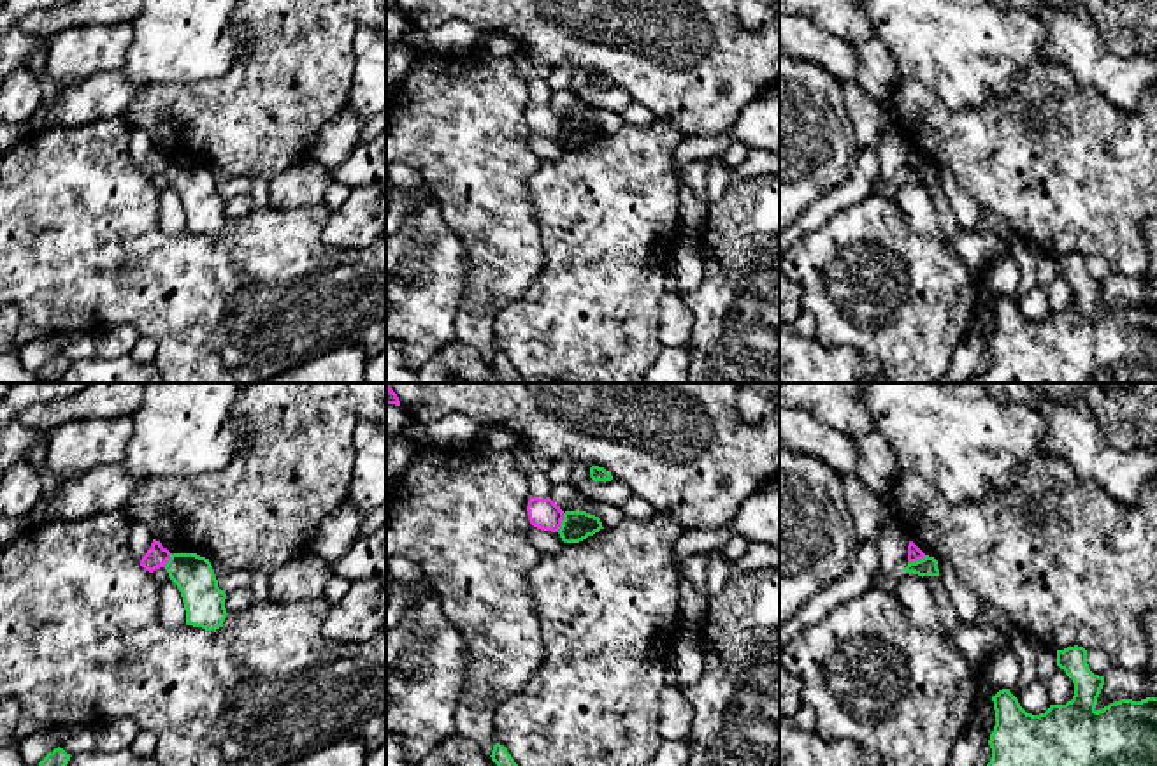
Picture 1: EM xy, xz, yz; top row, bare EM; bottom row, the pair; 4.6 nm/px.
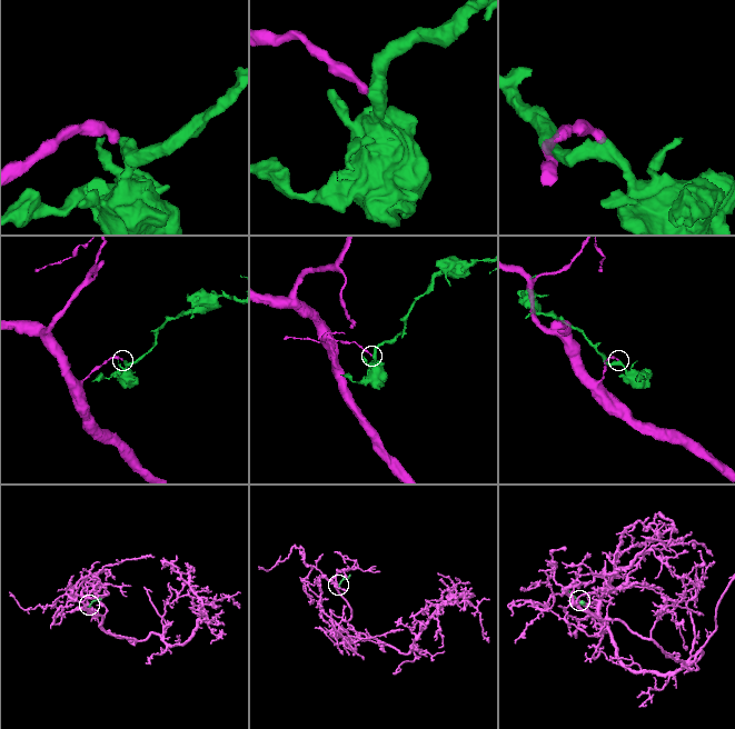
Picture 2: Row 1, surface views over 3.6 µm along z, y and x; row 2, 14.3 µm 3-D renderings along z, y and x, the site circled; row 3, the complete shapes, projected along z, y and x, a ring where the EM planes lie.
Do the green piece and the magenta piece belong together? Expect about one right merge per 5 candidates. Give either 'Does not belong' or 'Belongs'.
Does not belong

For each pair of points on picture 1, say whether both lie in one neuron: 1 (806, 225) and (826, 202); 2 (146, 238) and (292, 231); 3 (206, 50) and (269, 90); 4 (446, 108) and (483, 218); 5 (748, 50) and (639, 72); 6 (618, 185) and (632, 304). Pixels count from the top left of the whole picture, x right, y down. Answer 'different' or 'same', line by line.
1: same
2: same
3: different
4: same
5: same
6: same

